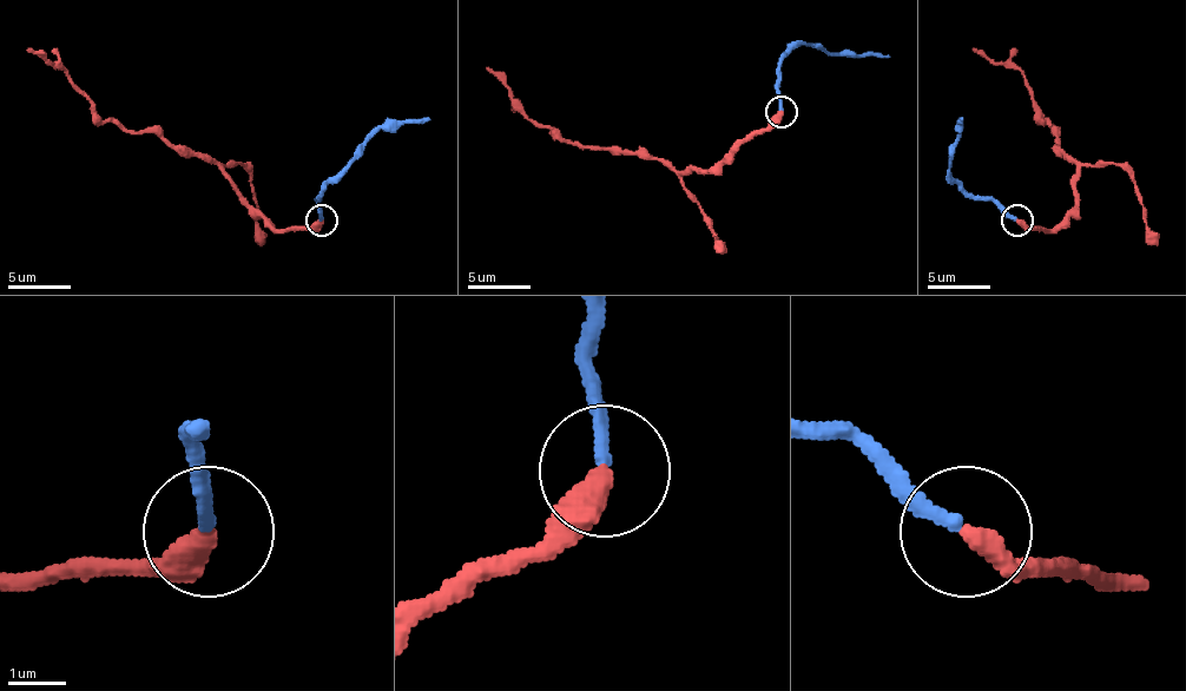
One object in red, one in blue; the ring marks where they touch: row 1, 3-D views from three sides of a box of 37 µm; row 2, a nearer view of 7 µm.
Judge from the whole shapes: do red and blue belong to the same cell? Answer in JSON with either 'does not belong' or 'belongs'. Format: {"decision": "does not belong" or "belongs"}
{"decision": "belongs"}

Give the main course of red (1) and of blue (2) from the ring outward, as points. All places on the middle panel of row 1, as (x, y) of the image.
1: (782, 112), (710, 169), (678, 172), (659, 159), (565, 140), (524, 112), (508, 87), (486, 68)
2: (782, 109), (778, 61), (797, 43), (819, 43), (842, 56), (889, 56)

